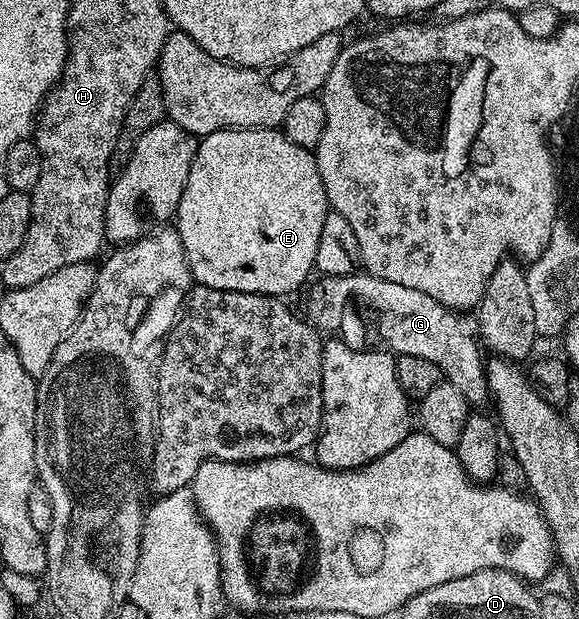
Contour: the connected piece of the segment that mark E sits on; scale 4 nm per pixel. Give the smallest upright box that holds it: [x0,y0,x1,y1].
[175,128,331,296]

